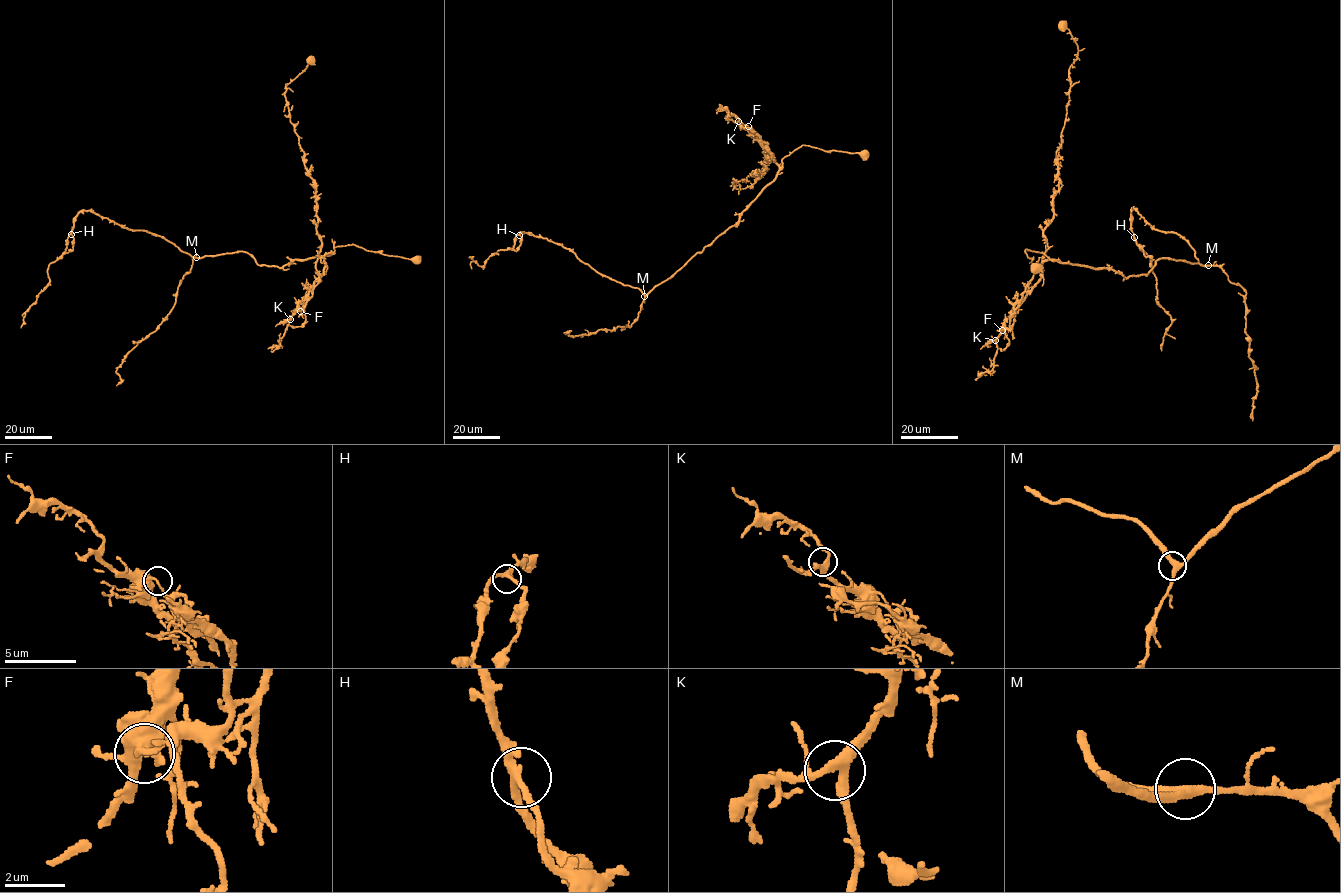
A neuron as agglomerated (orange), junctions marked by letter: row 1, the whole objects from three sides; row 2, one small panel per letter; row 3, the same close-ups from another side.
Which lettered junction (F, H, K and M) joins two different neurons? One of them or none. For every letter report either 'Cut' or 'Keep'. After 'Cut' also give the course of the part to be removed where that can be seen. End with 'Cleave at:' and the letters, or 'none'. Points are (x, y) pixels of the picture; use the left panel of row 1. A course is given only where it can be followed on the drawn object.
F: Cut. Course of the part to remove: (300, 311), (319, 280), (316, 263), (321, 236), (316, 227), (314, 181), (305, 167), (284, 92), (311, 56)
H: Keep
K: Keep
M: Keep
Cleave at: F

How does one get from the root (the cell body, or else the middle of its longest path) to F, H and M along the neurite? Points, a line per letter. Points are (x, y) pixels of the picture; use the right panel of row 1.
F: (1035, 269), (1026, 249), (1042, 252), (1051, 259), (1042, 263), (1041, 278), (1019, 304), (1009, 327), (1001, 330)
H: (1035, 269), (1026, 249), (1125, 277), (1162, 258), (1207, 266), (1135, 208), (1134, 237)
M: (1035, 269), (1026, 249), (1042, 252), (1061, 262), (1110, 268), (1125, 277), (1146, 274), (1162, 258), (1208, 265)

